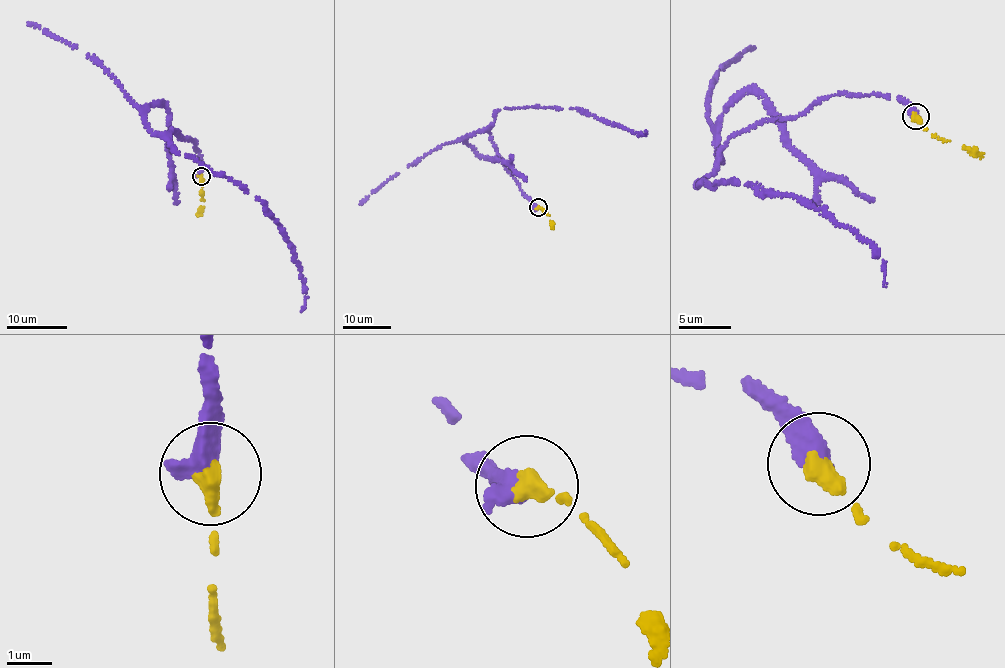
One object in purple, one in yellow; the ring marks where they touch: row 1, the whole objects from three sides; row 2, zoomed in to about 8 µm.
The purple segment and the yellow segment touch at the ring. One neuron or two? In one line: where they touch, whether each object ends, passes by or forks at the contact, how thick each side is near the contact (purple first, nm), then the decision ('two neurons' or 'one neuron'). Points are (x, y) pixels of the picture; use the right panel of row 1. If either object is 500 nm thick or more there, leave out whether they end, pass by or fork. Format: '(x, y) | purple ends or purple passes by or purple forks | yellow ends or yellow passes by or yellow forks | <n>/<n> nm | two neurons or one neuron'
(916, 116) | 550/400 nm | one neuron

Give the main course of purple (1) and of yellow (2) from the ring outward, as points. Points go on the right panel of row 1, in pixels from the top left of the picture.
1: (915, 115), (898, 97), (844, 93), (757, 121), (697, 188), (731, 178), (798, 198), (883, 260), (886, 287)
2: (915, 115), (932, 134), (982, 156)

